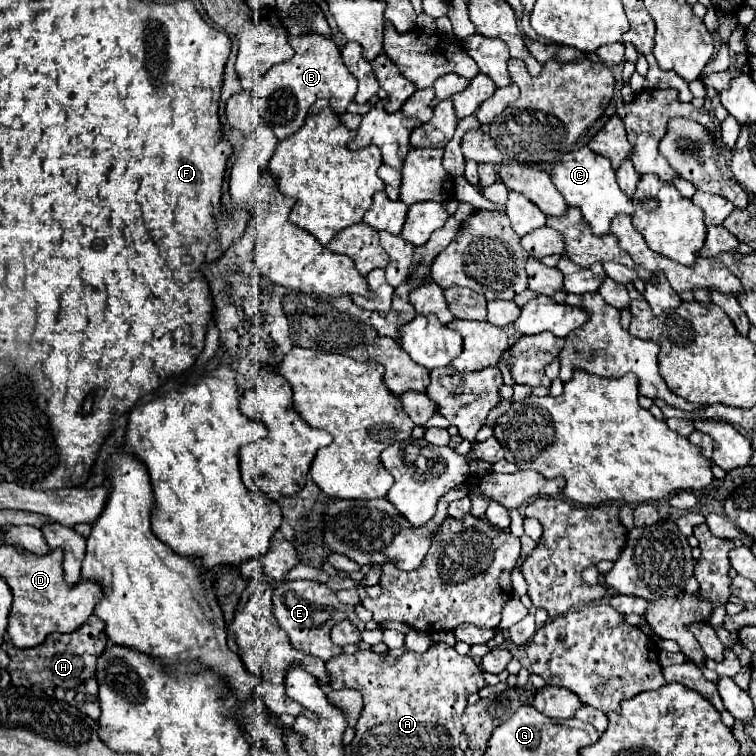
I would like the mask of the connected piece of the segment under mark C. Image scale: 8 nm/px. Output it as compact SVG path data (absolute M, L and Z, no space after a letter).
M586 146L576 150L576 152L572 152L572 154L566 154L560 162L554 164L552 182L562 192L562 196L568 202L568 206L578 206L582 210L584 220L590 224L590 228L592 228L592 232L596 236L610 234L610 222L614 220L614 216L618 216L618 214L634 216L634 204L618 188L614 170L610 166L610 160L606 160L606 156L594 154Z

